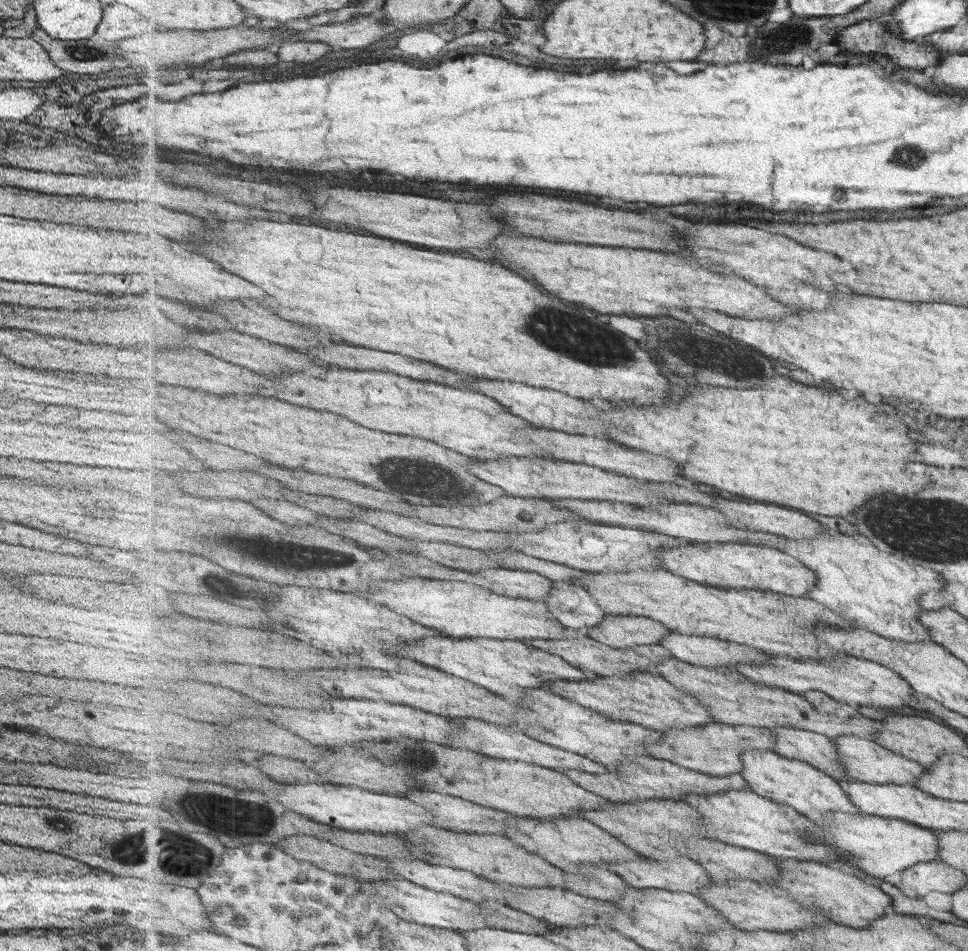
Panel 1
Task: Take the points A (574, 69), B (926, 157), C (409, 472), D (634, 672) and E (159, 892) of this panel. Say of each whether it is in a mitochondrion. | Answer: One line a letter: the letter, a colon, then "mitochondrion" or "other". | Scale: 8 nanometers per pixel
A: other
B: mitochondrion
C: mitochondrion
D: other
E: other

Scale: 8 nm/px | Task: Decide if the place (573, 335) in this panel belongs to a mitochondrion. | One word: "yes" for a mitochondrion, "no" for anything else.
yes

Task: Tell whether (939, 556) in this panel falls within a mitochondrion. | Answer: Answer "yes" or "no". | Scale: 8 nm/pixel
yes

